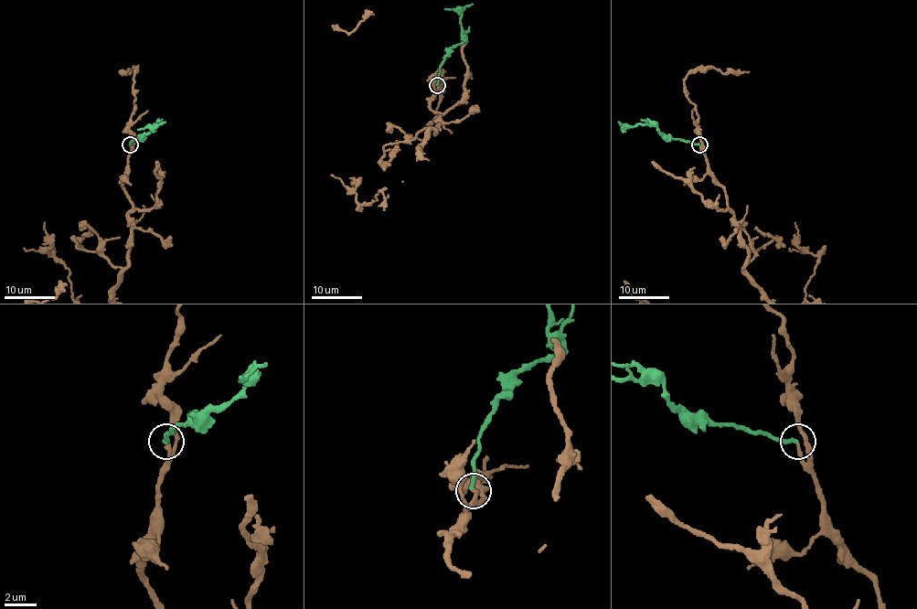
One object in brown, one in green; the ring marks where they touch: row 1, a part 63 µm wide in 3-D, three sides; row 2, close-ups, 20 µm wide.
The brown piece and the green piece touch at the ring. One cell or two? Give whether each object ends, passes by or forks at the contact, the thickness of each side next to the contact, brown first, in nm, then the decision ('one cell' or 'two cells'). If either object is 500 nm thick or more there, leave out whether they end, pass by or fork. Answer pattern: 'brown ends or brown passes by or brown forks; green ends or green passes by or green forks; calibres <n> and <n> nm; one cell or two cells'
brown ends; green ends; calibres 200 and 260 nm; one cell

